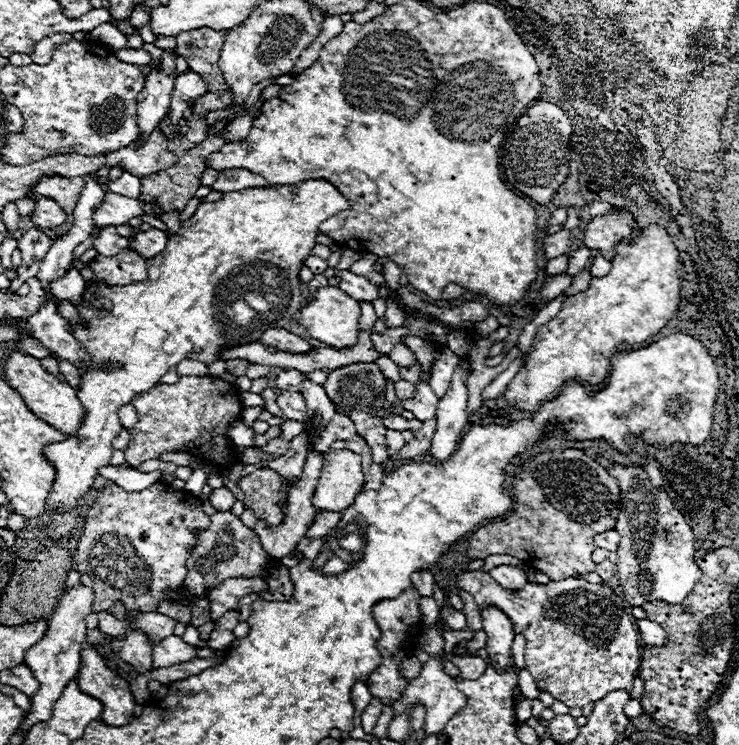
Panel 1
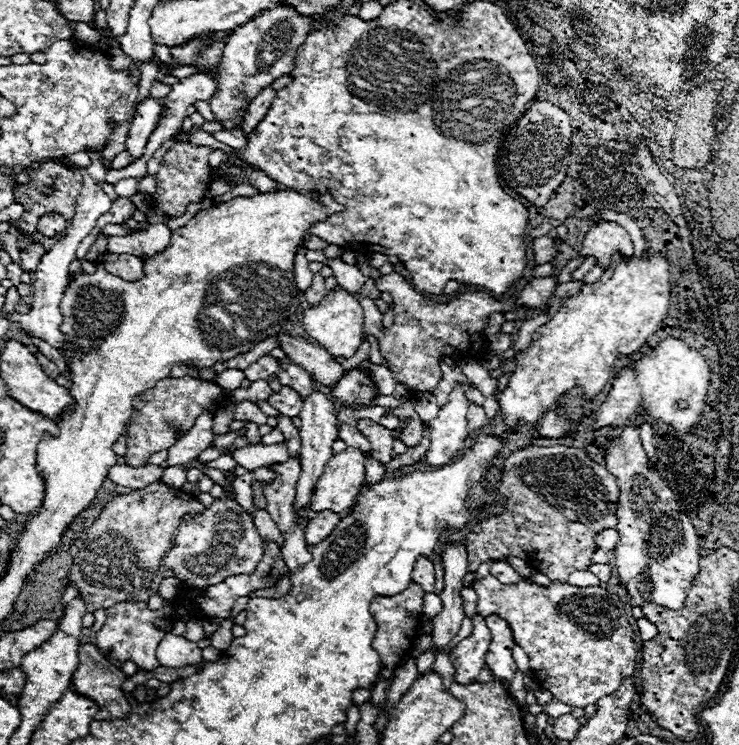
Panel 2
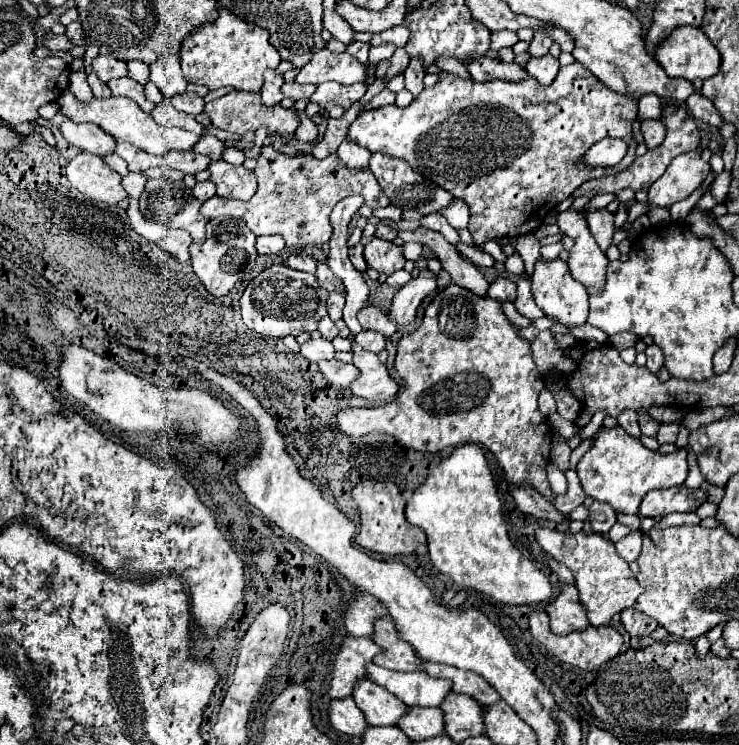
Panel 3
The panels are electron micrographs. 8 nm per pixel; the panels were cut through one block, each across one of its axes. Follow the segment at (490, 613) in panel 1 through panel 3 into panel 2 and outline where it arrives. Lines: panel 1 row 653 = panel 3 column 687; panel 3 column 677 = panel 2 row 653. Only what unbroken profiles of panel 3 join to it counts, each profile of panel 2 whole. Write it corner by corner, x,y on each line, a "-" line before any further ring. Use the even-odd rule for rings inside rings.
496,614
486,616
486,626
490,628
492,634
492,642
486,652
486,666
490,668
496,680
502,680
502,684
506,684
506,690
510,692
510,682
516,672
516,664
512,658
512,648
514,648
512,630
506,624
506,620
502,620

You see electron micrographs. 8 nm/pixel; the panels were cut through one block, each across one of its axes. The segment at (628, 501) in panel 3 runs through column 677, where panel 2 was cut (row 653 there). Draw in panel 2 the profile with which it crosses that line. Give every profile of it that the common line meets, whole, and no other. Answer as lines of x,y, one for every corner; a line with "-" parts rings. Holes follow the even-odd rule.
476,614
472,620
474,632
450,652
450,662
454,666
454,682
464,686
476,682
482,666
486,666
486,652
490,646
490,630
486,628
484,616

